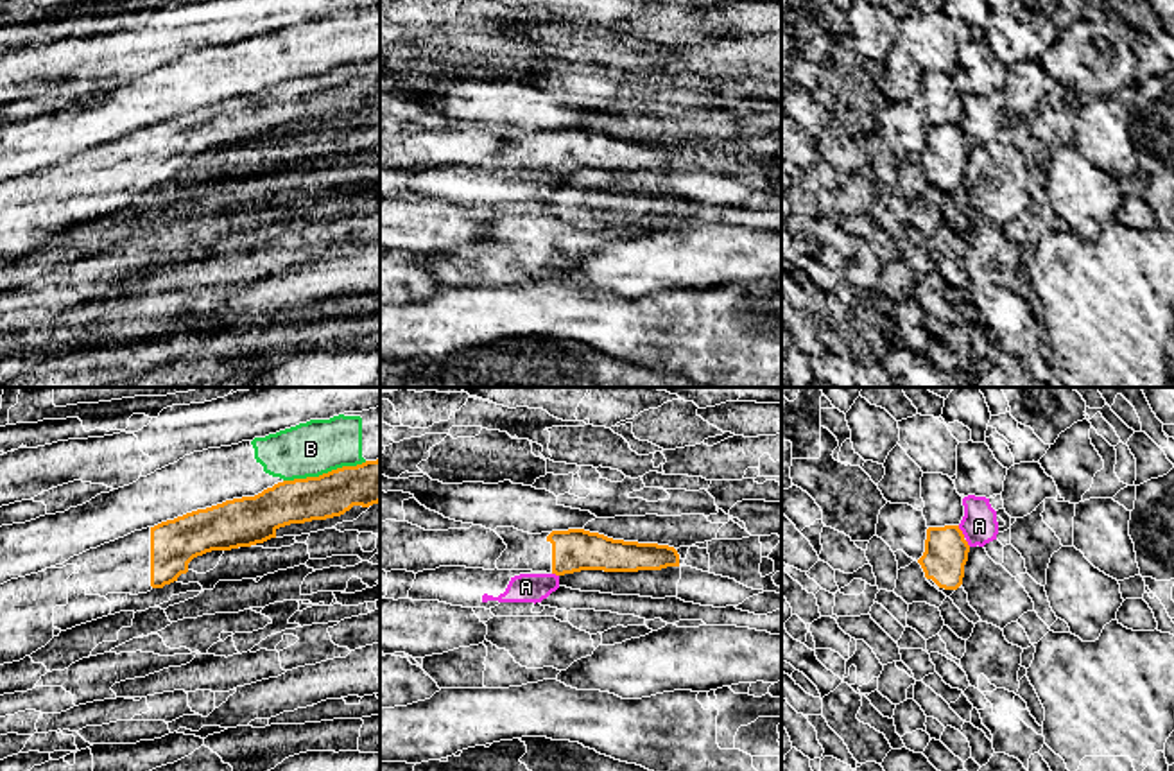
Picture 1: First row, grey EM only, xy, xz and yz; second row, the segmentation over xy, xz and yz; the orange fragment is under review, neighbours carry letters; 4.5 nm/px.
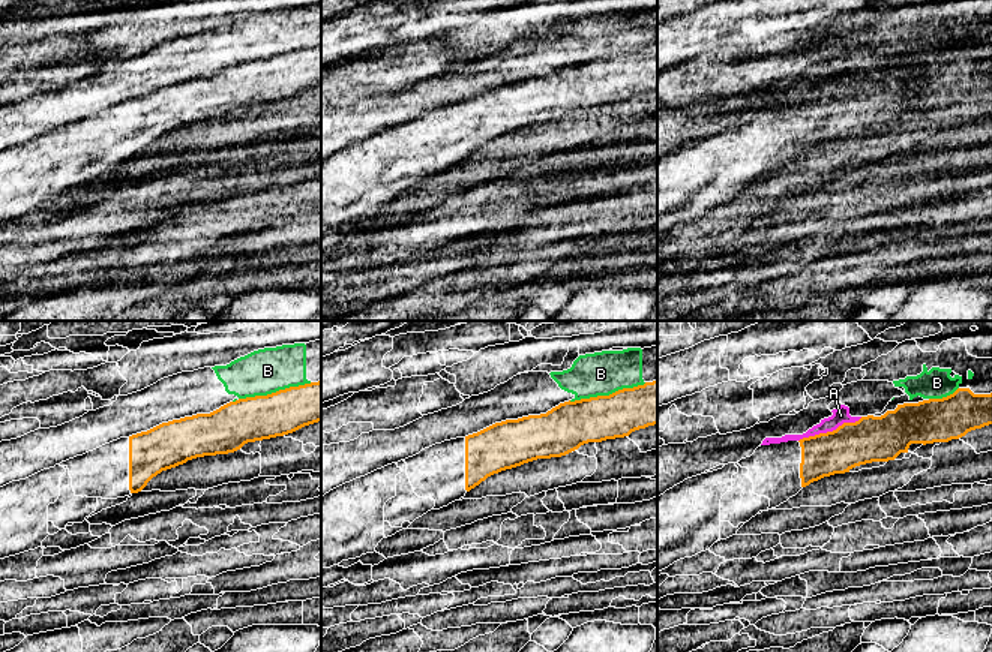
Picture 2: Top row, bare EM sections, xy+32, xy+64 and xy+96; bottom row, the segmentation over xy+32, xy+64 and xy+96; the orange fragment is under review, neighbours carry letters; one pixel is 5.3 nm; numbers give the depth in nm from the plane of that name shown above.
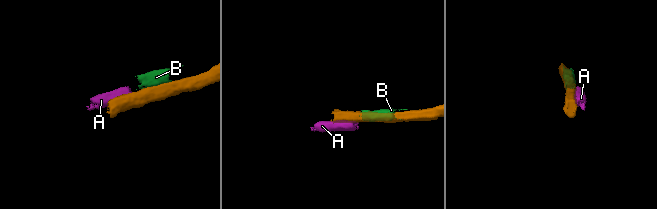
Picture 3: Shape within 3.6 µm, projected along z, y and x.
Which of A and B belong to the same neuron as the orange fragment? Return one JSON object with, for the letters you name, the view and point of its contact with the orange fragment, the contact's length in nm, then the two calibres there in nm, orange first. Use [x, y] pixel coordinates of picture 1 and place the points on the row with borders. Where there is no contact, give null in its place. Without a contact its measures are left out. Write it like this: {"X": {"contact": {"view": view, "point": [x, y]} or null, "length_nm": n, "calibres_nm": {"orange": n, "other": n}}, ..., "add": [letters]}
{"add": []}

